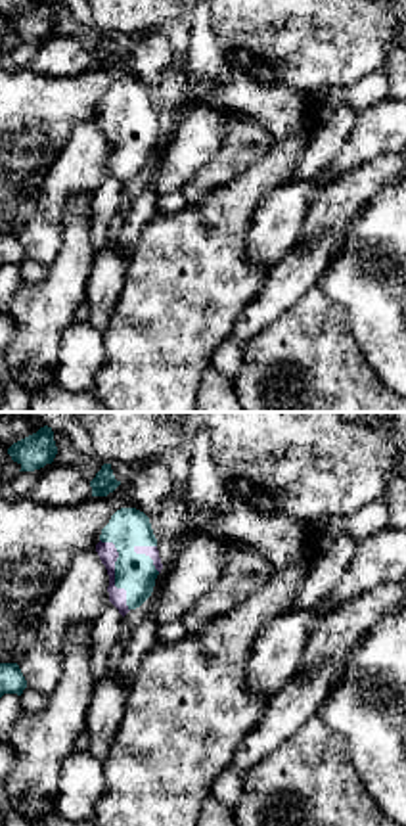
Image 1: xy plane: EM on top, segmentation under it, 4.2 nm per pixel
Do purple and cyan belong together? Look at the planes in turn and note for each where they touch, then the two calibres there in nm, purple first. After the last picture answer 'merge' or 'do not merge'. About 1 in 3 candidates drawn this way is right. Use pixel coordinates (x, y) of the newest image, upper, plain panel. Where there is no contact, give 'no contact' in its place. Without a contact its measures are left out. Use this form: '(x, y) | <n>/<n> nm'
(113, 144) | 80/170 nm

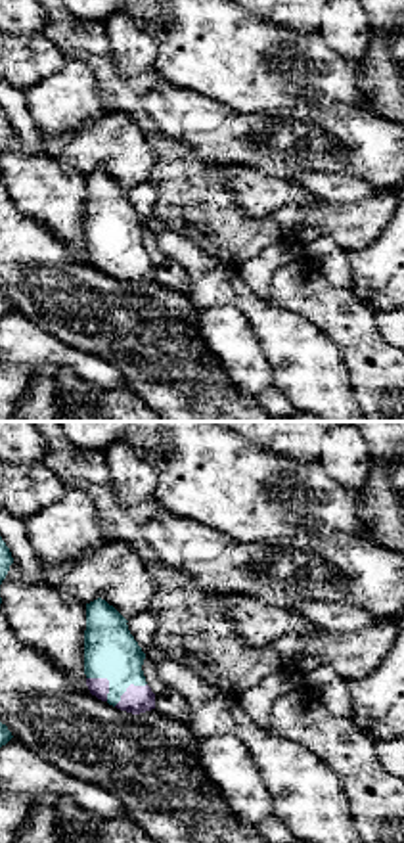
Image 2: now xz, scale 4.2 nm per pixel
(108, 251) | 80/220 nm

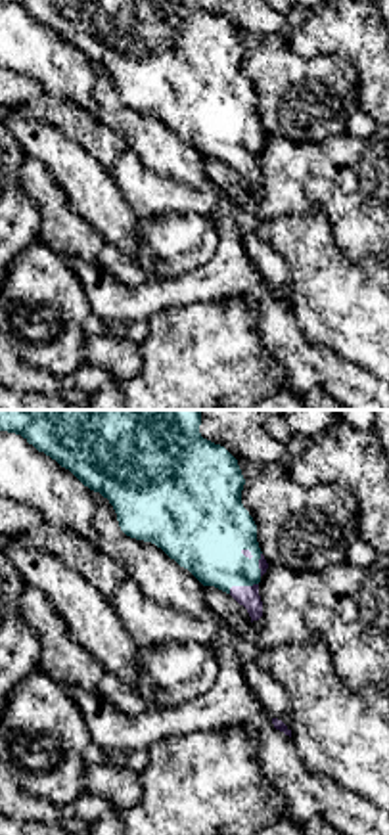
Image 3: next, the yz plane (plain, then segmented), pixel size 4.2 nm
(242, 157) | 90/300 nm

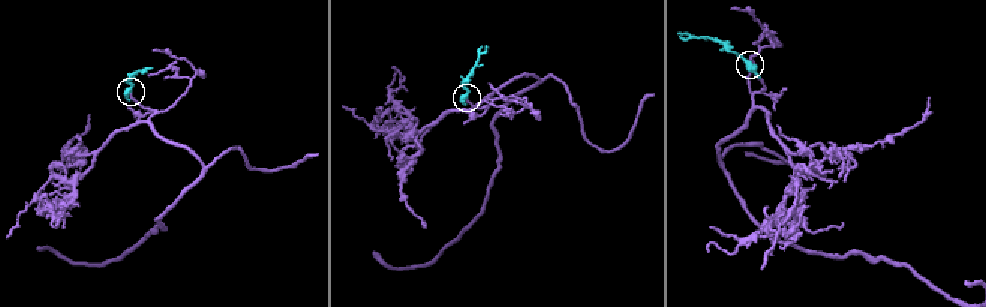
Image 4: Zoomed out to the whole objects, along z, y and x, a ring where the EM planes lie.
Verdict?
merge

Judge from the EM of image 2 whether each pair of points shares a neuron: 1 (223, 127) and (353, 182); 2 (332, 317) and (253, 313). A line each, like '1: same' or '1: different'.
1: different
2: different

